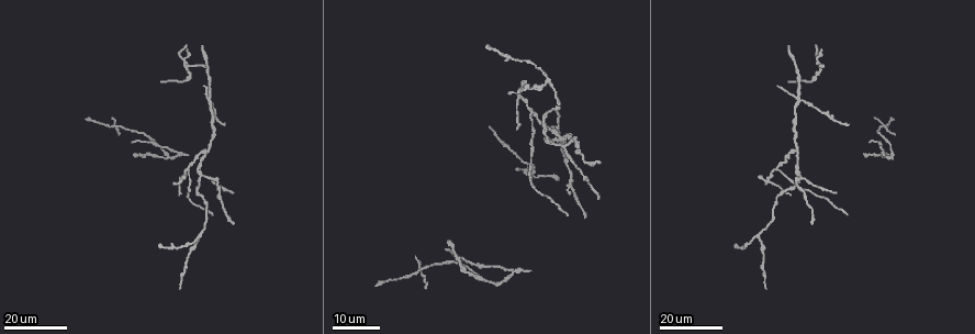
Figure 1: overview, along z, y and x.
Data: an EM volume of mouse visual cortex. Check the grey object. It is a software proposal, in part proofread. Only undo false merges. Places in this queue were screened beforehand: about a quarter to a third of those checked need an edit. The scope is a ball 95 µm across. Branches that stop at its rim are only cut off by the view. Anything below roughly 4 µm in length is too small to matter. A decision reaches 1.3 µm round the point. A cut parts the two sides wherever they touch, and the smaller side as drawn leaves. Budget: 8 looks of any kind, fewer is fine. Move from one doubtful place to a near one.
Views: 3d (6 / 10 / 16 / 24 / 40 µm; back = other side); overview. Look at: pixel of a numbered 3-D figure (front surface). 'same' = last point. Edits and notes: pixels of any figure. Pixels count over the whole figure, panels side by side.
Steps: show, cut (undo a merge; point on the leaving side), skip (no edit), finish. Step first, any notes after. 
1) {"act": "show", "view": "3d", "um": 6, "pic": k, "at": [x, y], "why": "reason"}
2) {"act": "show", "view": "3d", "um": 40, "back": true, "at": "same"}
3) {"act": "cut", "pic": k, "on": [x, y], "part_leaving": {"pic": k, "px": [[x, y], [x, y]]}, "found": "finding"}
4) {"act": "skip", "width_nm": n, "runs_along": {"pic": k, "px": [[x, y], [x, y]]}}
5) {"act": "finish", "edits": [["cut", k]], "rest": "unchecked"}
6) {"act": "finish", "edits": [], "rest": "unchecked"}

{"act": "show", "view": "3d", "um": 24, "pic": 1, "at": [202, 173], "why": "three-way junction"}

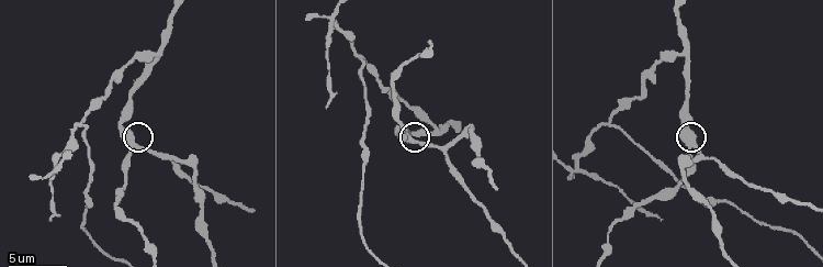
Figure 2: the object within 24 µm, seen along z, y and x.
{"act": "show", "view": "3d", "um": 6, "pic": 2, "at": [691, 144], "why": "zoom in"}

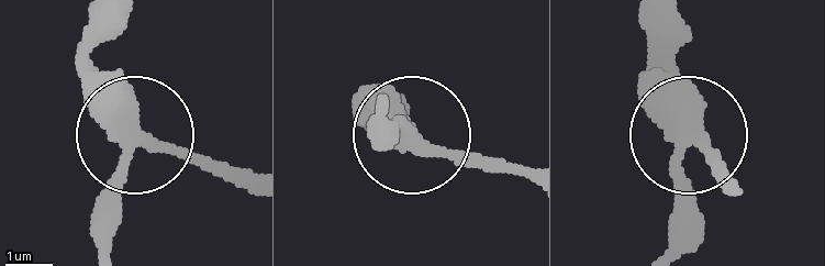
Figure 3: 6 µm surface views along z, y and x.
{"act": "skip", "width_nm": 320, "found": "continuous, no second neuron"}

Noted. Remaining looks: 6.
{"act": "show", "view": "3d", "um": 6, "pic": 2, "at": [158, 54], "why": "three arms meet"}

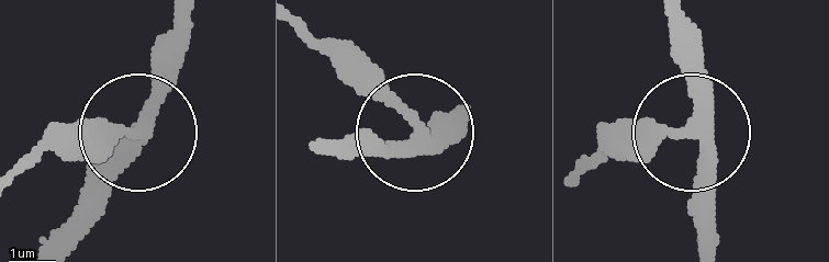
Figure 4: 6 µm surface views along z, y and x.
{"act": "show", "view": "3d", "um": 6, "back": true, "pic": 4, "at": [414, 129], "why": "other side"}

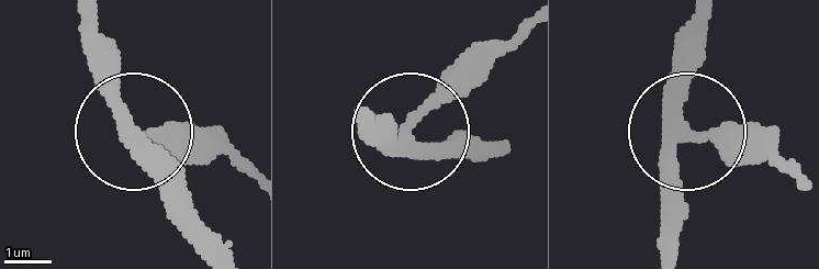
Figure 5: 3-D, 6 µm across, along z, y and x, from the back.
{"act": "skip", "arms": 3, "found": "one neuron here"}

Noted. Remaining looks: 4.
{"act": "show", "view": "3d", "um": 10, "pic": 2, "at": [580, 169], "why": "four arms meet"}

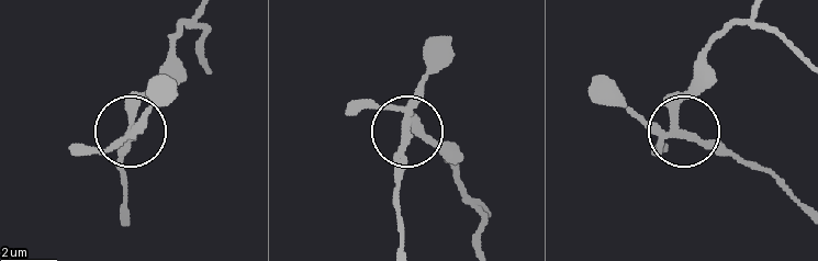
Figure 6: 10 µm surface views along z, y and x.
{"act": "cut", "pic": 6, "on": [93, 147], "part_leaving": {"pic": 6, "px": [[126, 135], [120, 168], [126, 208]]}, "found": "a second neuron is stuck on"}

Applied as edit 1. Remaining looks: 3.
{"act": "show", "view": "overview"}

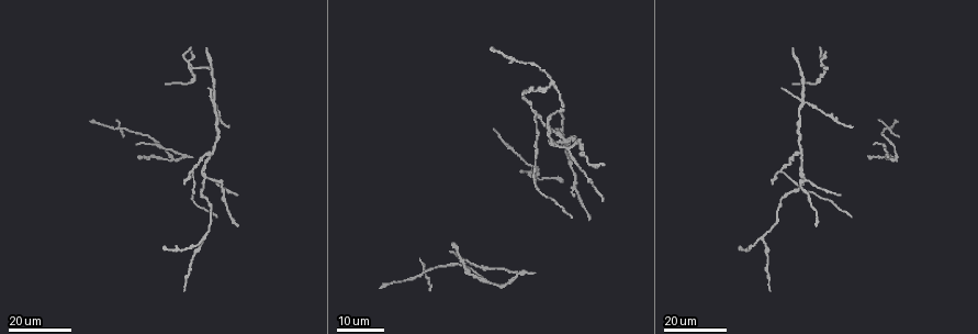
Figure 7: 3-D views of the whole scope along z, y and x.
{"act": "show", "view": "3d", "um": 16, "pic": 7, "at": [801, 100], "why": "looks like a crossing"}

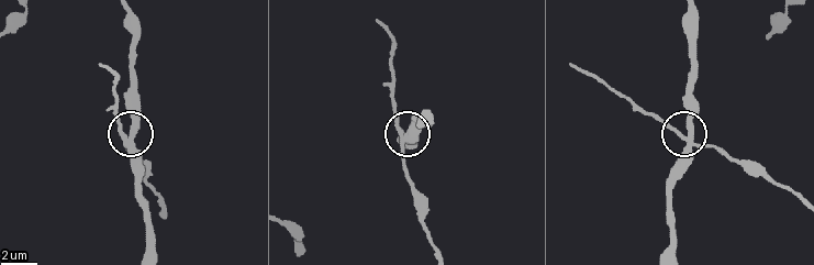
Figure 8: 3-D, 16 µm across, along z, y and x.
{"act": "show", "view": "3d", "um": 10, "pic": 8, "at": [407, 137]}

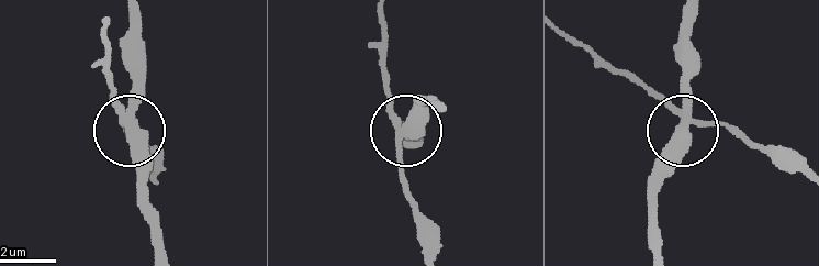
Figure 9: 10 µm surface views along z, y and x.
{"act": "cut", "pic": 9, "on": [112, 95], "width_nm": 360, "found": "two neurons meet here"}

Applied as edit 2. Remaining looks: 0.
{"act": "finish", "edits": [["cut", 6], ["cut", 9]], "rest": "unchecked"}

